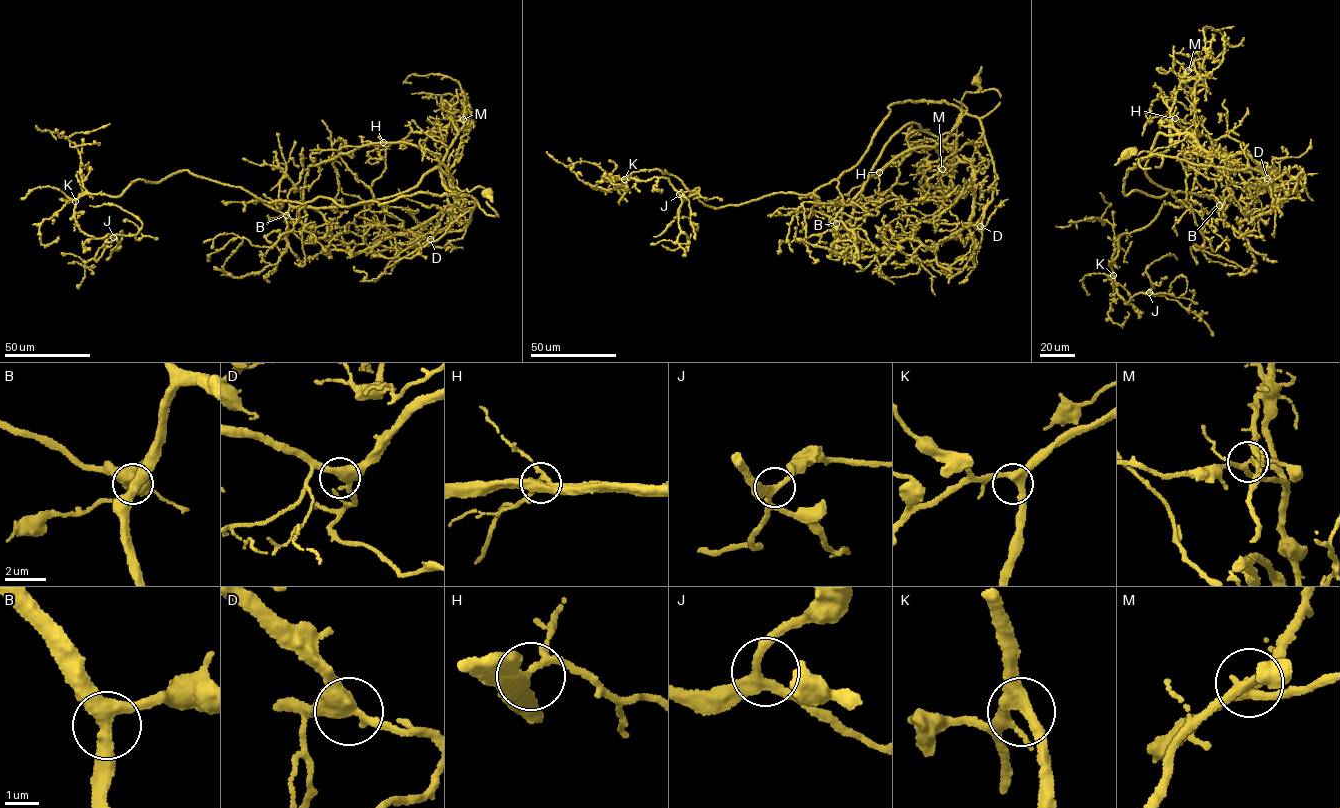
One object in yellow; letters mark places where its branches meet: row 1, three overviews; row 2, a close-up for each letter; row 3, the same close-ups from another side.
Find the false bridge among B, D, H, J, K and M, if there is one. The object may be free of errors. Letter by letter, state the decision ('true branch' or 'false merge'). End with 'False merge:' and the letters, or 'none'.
B: true branch
D: true branch
H: true branch
J: true branch
K: true branch
M: false merge
False merge: M

